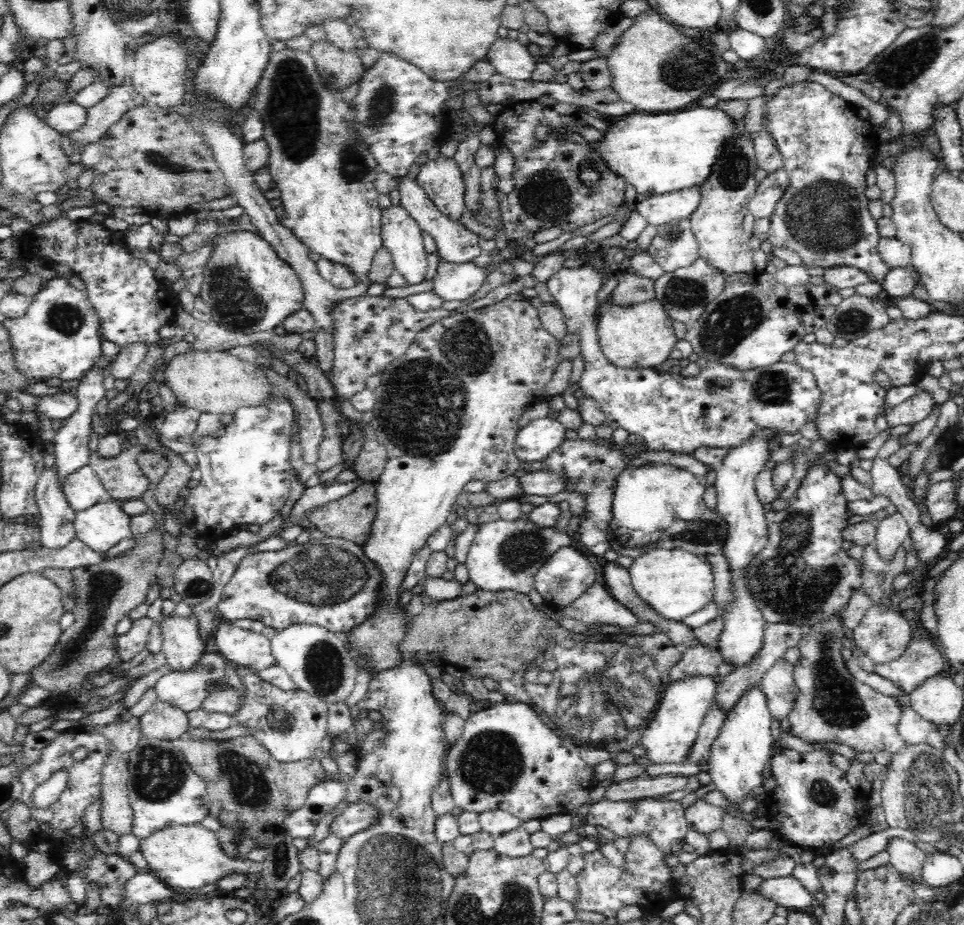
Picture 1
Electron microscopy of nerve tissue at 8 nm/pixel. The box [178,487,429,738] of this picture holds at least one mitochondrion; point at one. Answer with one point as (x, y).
(323, 576)

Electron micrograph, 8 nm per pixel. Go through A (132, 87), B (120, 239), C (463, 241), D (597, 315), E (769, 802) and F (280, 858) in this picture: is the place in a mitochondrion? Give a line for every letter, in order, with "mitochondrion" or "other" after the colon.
A: other
B: other
C: other
D: other
E: other
F: mitochondrion

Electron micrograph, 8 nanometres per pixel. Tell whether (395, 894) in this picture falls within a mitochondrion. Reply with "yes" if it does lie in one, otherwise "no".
yes

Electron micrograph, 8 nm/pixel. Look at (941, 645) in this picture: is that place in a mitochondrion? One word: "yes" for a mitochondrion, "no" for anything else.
no

